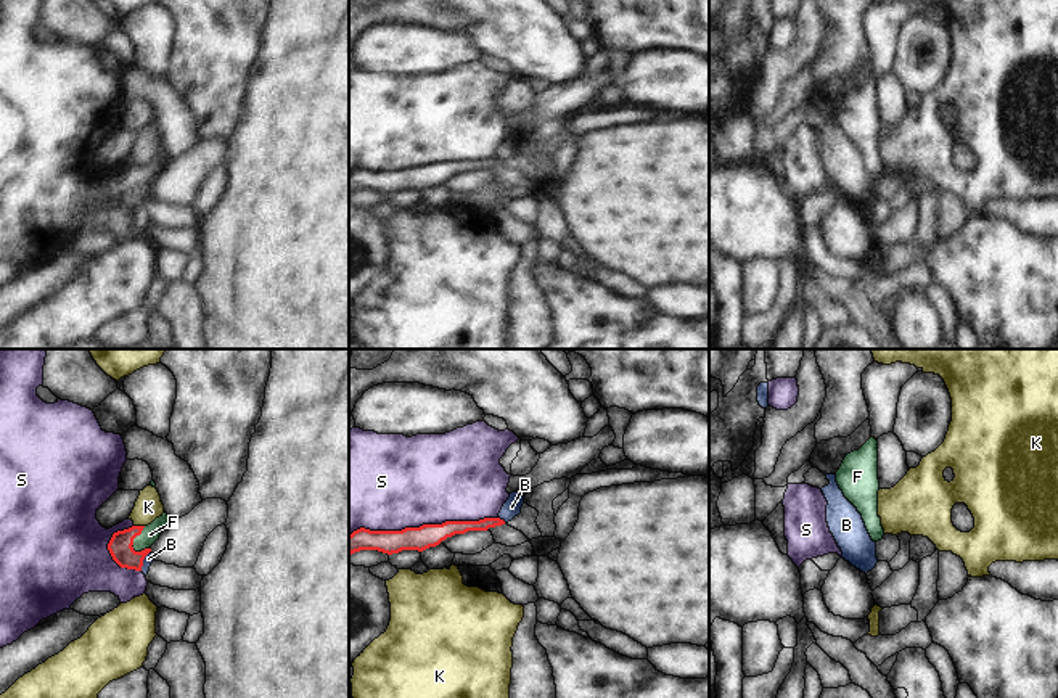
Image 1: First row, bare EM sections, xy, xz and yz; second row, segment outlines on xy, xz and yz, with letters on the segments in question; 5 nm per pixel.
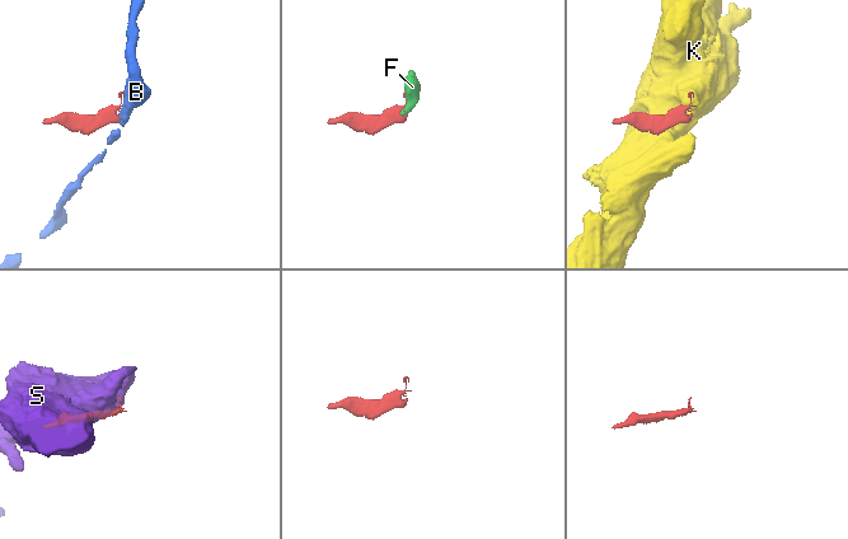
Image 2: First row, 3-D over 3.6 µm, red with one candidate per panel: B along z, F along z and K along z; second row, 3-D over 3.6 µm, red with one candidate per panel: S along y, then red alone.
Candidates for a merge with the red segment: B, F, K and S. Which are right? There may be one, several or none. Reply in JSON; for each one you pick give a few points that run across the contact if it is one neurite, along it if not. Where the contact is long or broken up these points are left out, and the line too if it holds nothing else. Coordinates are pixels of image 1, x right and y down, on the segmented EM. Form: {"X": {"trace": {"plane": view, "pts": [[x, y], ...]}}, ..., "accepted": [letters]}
{"F": {"trace": {"plane": "xy", "pts": [[121, 549], [134, 537], [150, 534]]}}, "accepted": ["F"]}

